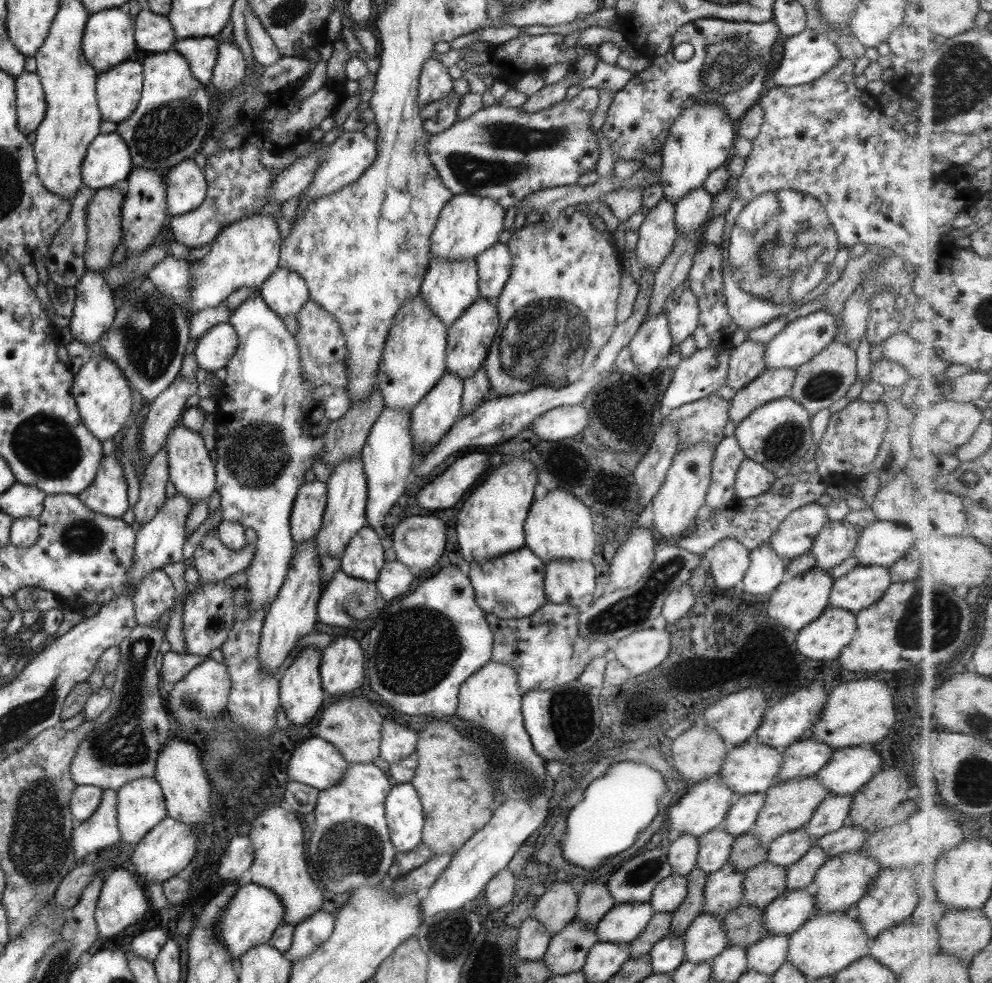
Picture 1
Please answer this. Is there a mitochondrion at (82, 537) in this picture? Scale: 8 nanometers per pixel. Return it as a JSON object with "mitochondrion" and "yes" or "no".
{"mitochondrion":"yes"}

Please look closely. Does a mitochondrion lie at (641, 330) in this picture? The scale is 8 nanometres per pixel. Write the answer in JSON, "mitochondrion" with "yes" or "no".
{"mitochondrion":"no"}

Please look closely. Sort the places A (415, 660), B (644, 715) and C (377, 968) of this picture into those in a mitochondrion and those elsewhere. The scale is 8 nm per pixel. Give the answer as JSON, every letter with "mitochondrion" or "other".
{"A":"mitochondrion","B":"other","C":"other"}

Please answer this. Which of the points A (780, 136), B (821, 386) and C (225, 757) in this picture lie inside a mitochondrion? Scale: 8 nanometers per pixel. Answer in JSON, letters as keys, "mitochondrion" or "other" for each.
{"A":"other","B":"mitochondrion","C":"mitochondrion"}

